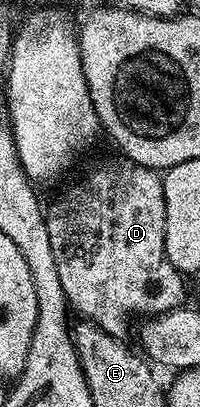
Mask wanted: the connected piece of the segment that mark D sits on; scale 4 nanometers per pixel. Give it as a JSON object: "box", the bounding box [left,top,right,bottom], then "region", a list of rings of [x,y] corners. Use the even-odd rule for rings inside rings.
{"box":[45,157,184,337],"region":[[[119,157],[116,163],[103,163],[100,167],[93,168],[84,179],[69,184],[52,201],[51,207],[49,203],[45,214],[47,216],[47,228],[49,229],[49,242],[53,249],[53,261],[57,261],[57,277],[61,277],[61,289],[65,289],[65,297],[70,310],[74,314],[76,311],[77,314],[81,315],[79,317],[82,317],[86,322],[94,323],[107,334],[123,337],[127,331],[127,318],[130,315],[141,315],[140,317],[158,316],[184,306],[184,276],[171,264],[165,253],[165,189],[163,188],[163,175],[156,168],[142,167],[126,157]]]}

